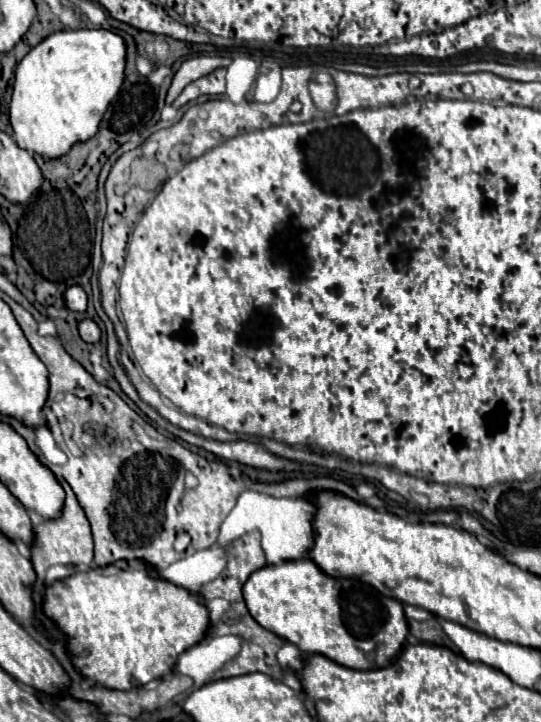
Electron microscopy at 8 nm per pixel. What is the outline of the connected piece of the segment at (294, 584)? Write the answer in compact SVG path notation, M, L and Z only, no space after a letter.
M292 559L280 565L264 565L254 571L242 587L242 595L250 615L268 631L276 633L278 637L290 641L304 653L318 653L332 659L338 665L350 669L380 669L390 665L398 651L402 649L408 633L406 615L402 611L402 603L384 597L374 587L356 581L356 579L332 579L324 575L312 559Z

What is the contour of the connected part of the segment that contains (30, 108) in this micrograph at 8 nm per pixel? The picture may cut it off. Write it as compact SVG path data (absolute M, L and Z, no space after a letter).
M106 29L58 31L38 43L18 65L10 103L10 125L22 149L60 157L72 143L90 139L124 79L126 45Z

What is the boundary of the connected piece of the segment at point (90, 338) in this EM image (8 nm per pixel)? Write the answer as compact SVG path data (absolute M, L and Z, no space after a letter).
M82 319L78 323L78 333L86 343L98 343L100 341L100 329L92 319Z

